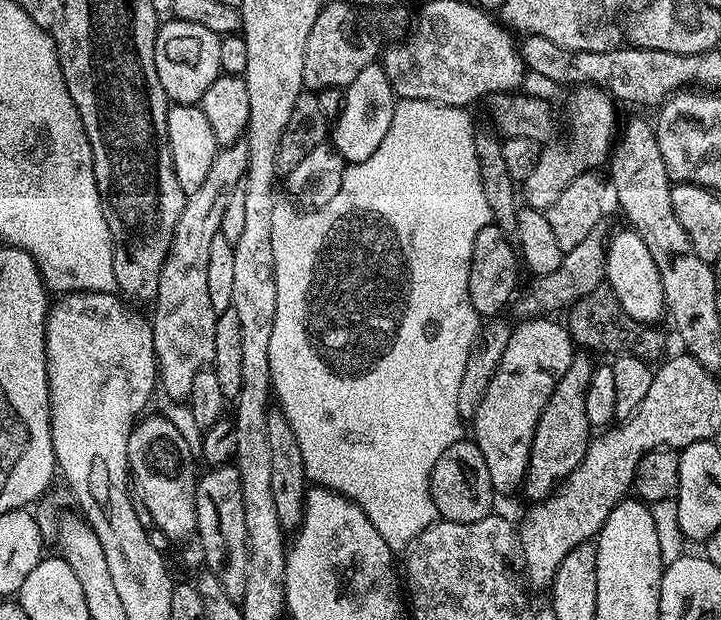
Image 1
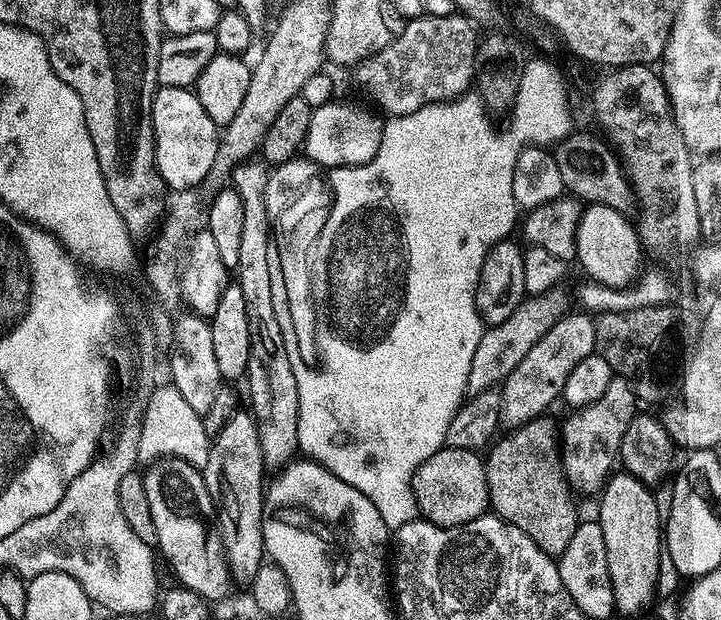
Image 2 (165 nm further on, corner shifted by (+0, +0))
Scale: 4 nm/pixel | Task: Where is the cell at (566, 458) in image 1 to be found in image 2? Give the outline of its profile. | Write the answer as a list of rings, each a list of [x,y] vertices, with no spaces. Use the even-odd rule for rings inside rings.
[[[547,415],[537,416],[528,424],[521,424],[519,428],[509,431],[509,436],[501,435],[487,449],[484,469],[491,511],[506,523],[518,526],[518,530],[522,530],[522,534],[530,537],[548,556],[559,558],[566,550],[570,538],[574,538],[578,515],[572,505],[574,493],[564,477],[562,456],[558,449],[558,430],[548,419]]]

